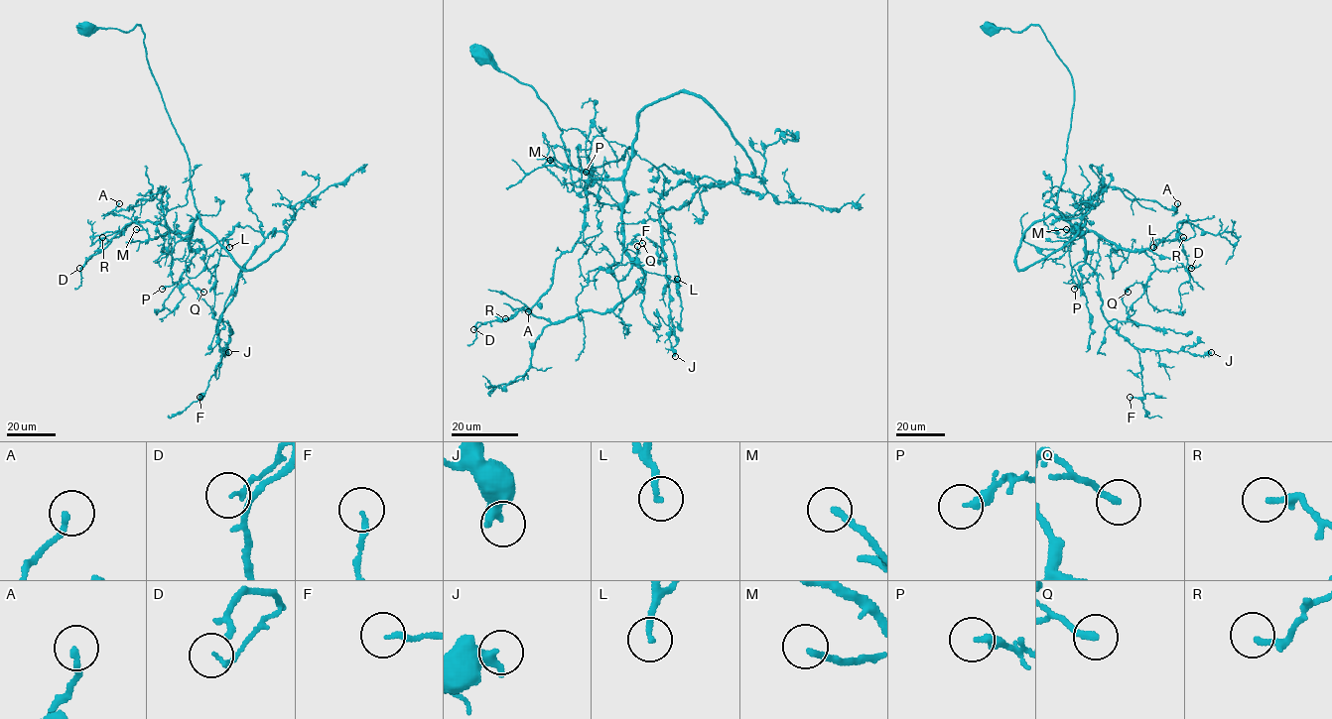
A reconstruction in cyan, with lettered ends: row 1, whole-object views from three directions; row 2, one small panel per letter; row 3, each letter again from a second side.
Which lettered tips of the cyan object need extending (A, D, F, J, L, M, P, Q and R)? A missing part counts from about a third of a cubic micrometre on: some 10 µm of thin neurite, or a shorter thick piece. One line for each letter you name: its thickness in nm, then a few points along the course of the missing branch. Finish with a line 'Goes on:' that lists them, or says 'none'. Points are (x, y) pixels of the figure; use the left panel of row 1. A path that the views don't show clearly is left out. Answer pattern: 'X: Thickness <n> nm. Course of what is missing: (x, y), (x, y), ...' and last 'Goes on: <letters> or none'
M: Thickness 200 nm
Goes on: M

